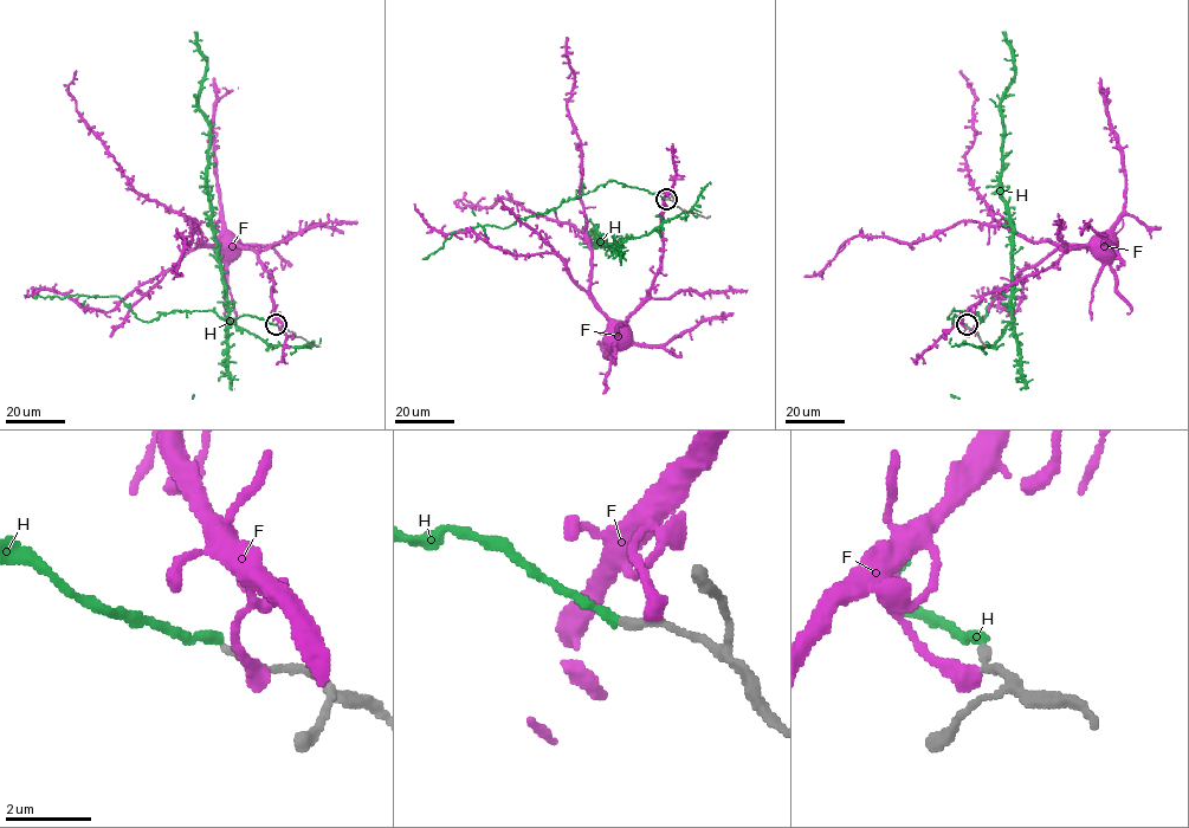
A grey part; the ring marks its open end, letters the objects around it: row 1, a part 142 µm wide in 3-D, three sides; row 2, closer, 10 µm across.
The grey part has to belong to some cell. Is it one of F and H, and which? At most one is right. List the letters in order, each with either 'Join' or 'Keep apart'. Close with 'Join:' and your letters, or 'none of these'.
F: Keep apart
H: Join
Join: H

